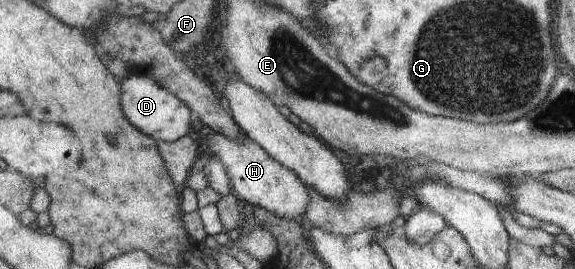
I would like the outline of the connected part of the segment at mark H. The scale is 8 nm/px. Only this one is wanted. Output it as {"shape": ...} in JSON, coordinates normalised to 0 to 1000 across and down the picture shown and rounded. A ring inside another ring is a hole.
{"shape":[[[369,483],[362,535],[362,584],[372,584],[391,613],[403,706],[416,740],[442,766],[452,766],[485,810],[515,818],[529,799],[539,755],[534,695],[499,621],[477,599],[459,554],[431,506],[423,502],[409,524]]]}

